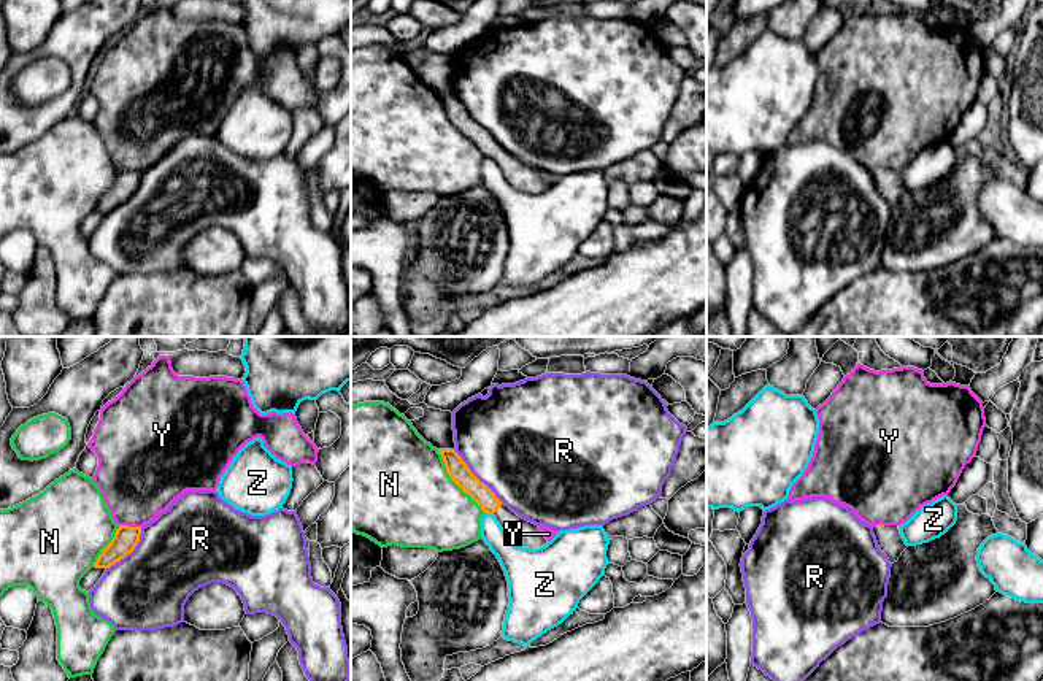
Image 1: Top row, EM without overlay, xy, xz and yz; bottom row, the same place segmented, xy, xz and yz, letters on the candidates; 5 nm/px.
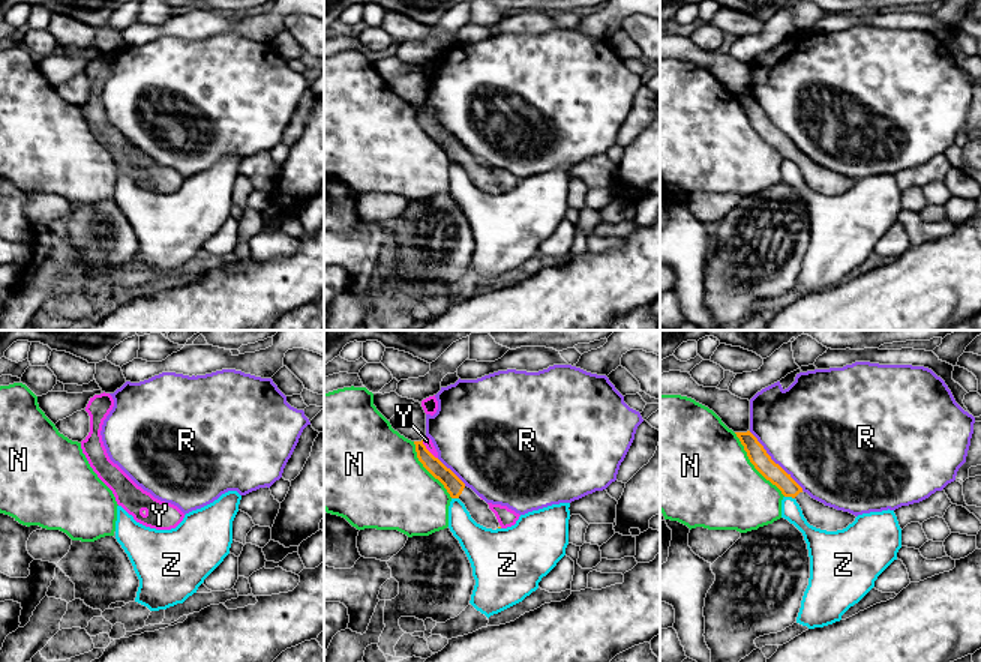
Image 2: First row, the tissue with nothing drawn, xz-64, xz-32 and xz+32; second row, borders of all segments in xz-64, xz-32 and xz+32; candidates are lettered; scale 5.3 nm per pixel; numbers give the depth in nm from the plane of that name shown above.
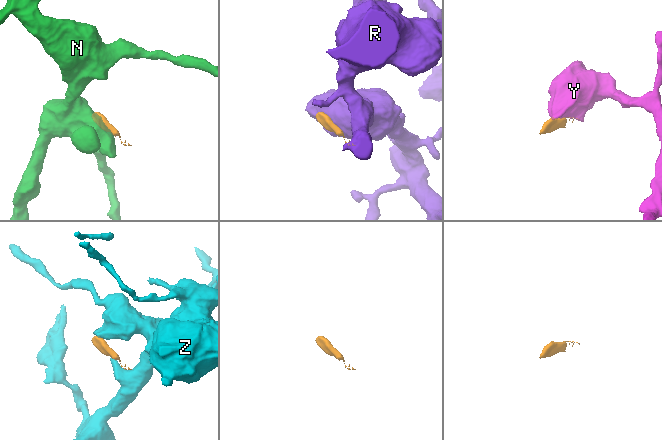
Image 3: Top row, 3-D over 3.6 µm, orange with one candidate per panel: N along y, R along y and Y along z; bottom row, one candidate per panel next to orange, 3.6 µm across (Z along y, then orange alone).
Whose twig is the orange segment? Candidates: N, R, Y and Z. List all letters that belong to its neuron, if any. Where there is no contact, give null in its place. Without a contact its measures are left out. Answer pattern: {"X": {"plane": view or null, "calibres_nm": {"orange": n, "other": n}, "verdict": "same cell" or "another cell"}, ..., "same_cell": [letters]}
{"N": {"plane": "xz", "calibres_nm": {"orange": 100, "other": 480}, "verdict": "another cell"}, "R": {"plane": "xz", "calibres_nm": {"orange": 100, "other": 500}, "verdict": "another cell"}, "Y": {"plane": "xy", "calibres_nm": {"orange": 120, "other": 400}, "verdict": "another cell"}, "Z": {"plane": "xz", "calibres_nm": {"orange": 100, "other": 140}, "verdict": "another cell"}, "same_cell": []}

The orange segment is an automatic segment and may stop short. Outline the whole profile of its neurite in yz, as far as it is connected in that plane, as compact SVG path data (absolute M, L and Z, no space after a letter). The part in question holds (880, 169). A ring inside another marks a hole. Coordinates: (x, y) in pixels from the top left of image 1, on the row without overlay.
M875 170L873 178L876 181L879 194L887 200L889 206L899 205L902 197L908 192L900 179L899 170Z

